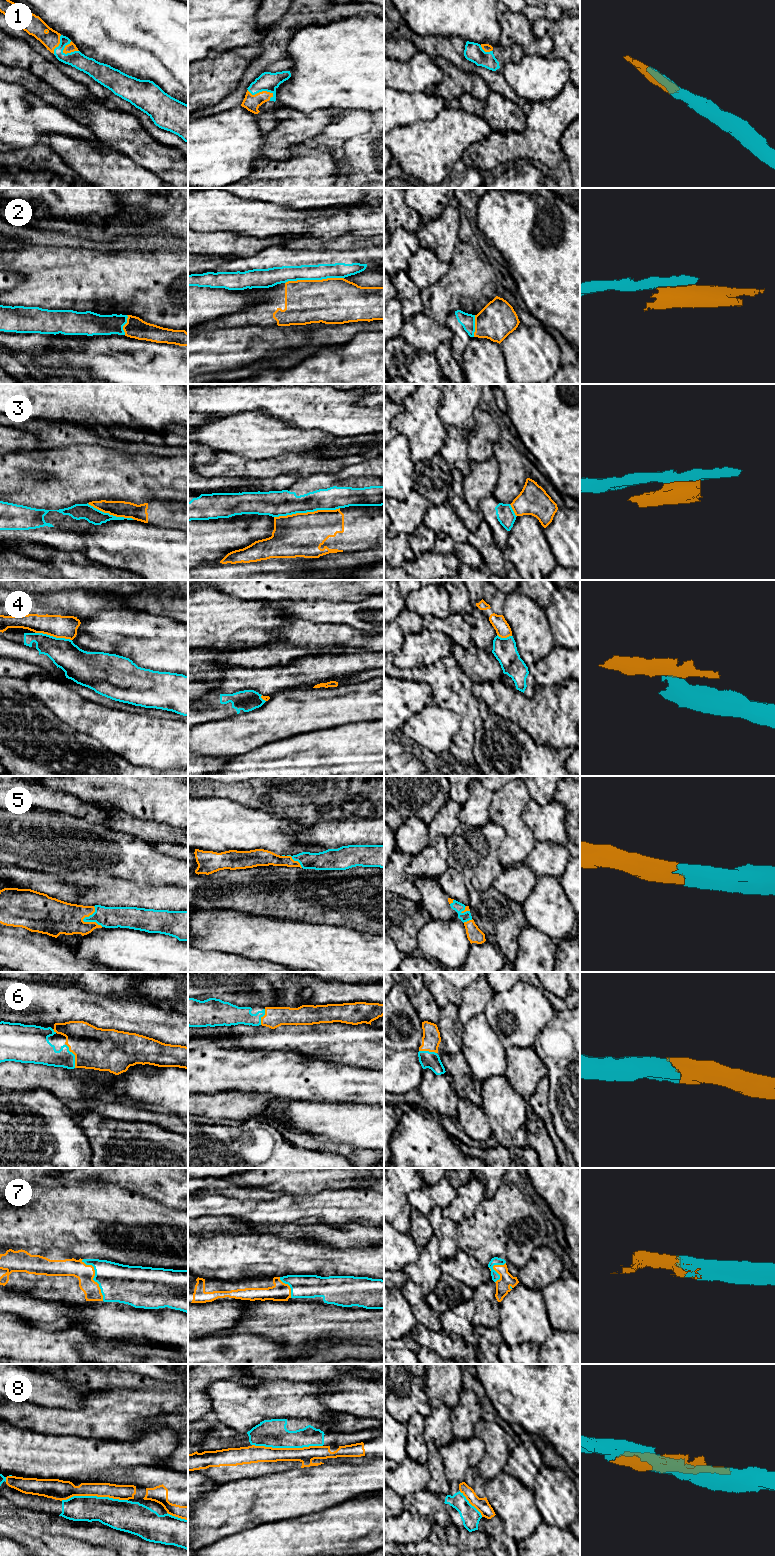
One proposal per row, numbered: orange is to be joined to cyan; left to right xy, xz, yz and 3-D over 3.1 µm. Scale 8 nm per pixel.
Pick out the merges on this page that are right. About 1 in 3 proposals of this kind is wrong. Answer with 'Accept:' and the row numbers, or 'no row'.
Accept: 1, 5, 6, 7

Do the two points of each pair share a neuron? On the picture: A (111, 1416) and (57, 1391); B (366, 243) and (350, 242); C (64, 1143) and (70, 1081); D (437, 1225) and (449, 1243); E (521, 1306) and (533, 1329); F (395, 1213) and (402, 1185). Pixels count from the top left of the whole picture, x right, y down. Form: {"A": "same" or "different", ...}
{"A": "different", "B": "same", "C": "different", "D": "same", "E": "same", "F": "same"}

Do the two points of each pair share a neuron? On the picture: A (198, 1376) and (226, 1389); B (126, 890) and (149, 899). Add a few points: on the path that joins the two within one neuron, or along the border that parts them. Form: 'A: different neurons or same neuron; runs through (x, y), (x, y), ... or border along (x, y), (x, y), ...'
A: different neurons; border along (236, 1382), (215, 1380), (207, 1391), (211, 1405)
B: same neuron; runs through (132, 895), (143, 896)

